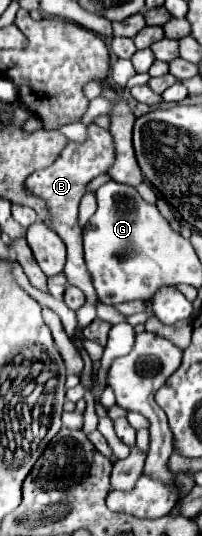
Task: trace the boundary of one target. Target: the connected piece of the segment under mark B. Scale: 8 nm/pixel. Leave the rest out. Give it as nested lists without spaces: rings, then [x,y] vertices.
[[[92,123],[92,125],[88,125],[88,137],[86,137],[84,143],[68,141],[66,147],[62,149],[62,153],[56,157],[56,161],[50,167],[34,171],[26,179],[26,187],[34,195],[42,197],[48,203],[48,209],[52,213],[50,227],[66,243],[68,261],[66,261],[66,267],[64,267],[64,275],[66,275],[68,283],[82,289],[84,295],[86,295],[84,307],[76,313],[78,315],[78,329],[84,329],[86,325],[90,325],[96,319],[96,305],[98,305],[96,289],[92,285],[92,275],[86,269],[86,261],[84,261],[84,255],[82,255],[82,229],[78,227],[78,203],[80,203],[80,199],[84,195],[84,189],[90,183],[90,179],[106,173],[112,163],[114,163],[114,145],[112,145],[110,131],[98,127],[96,123]]]

